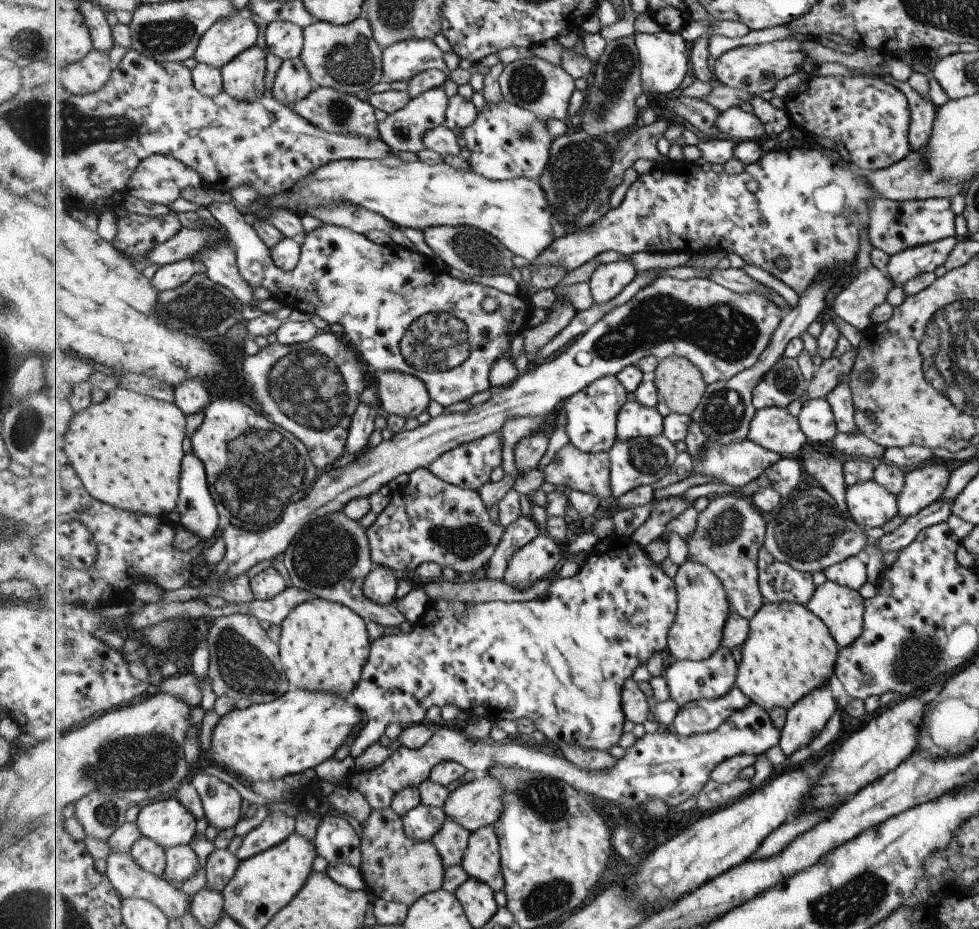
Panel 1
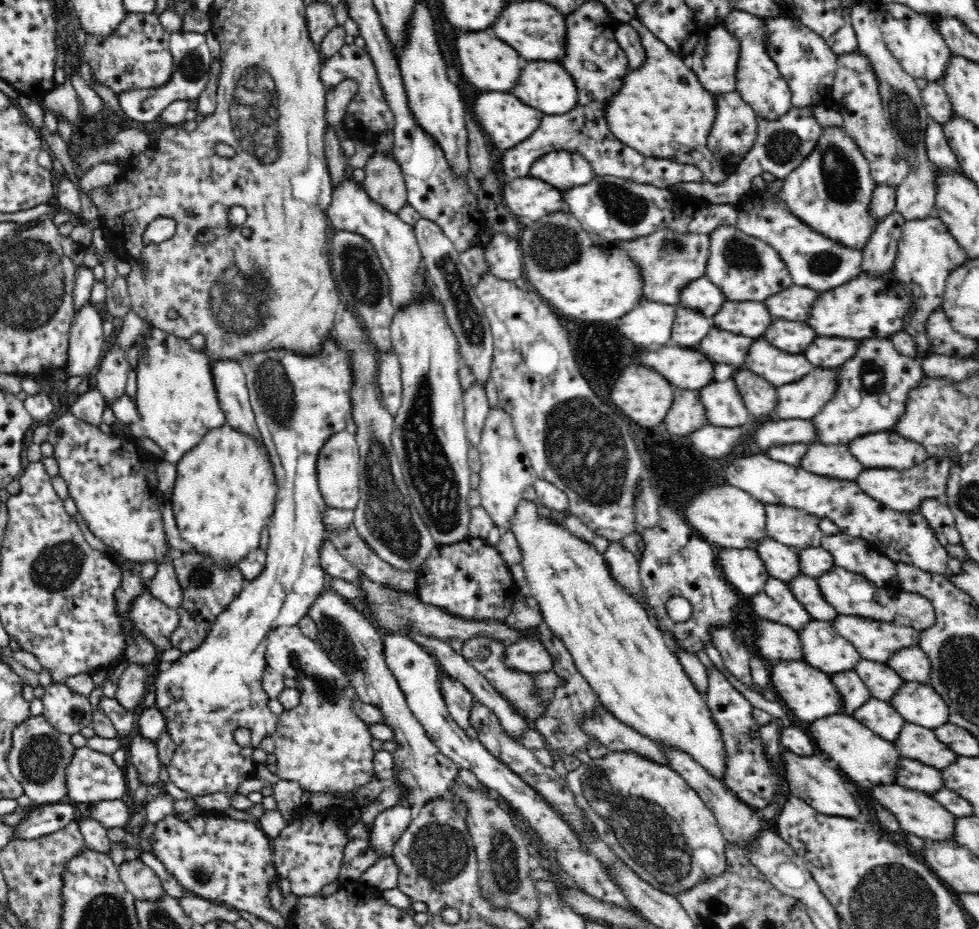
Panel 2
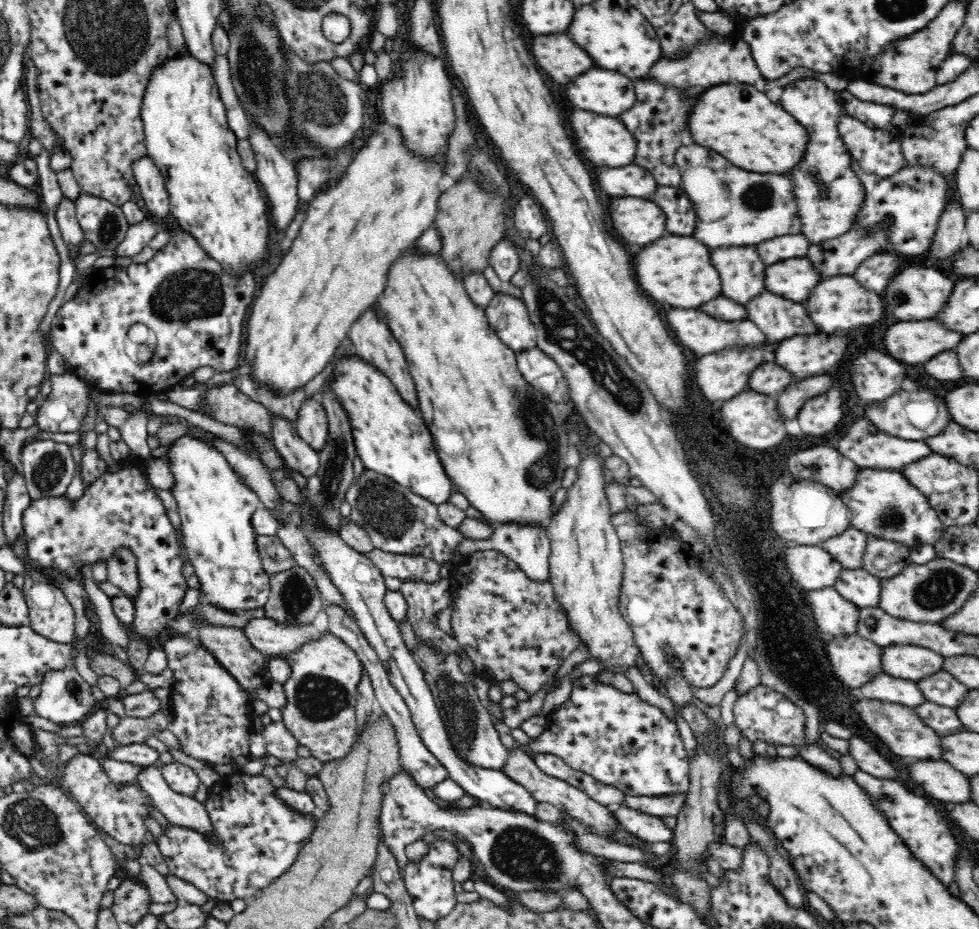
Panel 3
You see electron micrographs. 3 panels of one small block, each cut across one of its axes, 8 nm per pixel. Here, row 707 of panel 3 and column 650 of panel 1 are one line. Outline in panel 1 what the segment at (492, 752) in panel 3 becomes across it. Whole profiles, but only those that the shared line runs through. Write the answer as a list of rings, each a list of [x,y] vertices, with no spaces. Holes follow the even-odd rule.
[[[665,435],[657,438],[645,438],[645,436],[638,436],[631,438],[627,442],[623,440],[616,440],[615,446],[608,450],[612,461],[612,486],[613,498],[618,499],[627,494],[627,492],[637,488],[641,485],[655,484],[661,478],[665,478],[677,458],[677,448],[675,443]]]

